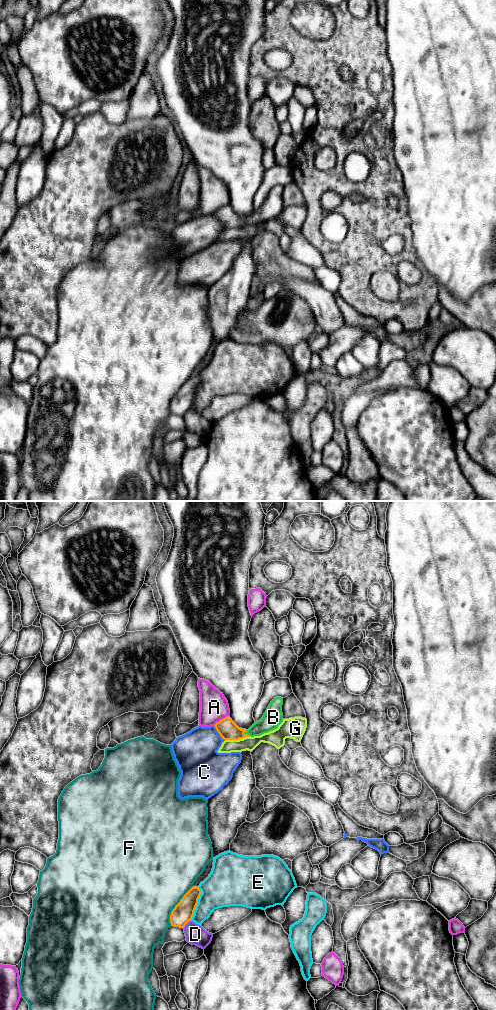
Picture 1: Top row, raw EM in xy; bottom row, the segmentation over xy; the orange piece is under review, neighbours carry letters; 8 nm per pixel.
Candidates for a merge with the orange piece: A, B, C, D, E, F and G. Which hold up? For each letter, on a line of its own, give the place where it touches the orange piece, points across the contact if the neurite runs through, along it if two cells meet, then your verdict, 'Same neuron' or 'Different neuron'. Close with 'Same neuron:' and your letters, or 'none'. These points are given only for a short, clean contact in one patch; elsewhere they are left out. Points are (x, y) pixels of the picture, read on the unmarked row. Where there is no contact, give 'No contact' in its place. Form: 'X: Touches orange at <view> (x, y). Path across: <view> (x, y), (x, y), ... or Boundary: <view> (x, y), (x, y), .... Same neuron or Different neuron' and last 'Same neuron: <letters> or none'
A: Touches orange at xy (220, 208). Different neuron
B: Touches orange at xy (246, 219). Path across: xy (228, 218), (246, 219), (265, 213), (273, 205). Same neuron
C: Touches orange at xy (218, 220). Different neuron
D: Touches orange at xy (186, 411). Different neuron
E: Touches orange at xy (197, 391). Different neuron
F: Touches orange at xy (175, 394). Different neuron
G: Touches orange at xy (237, 227). Different neuron
Same neuron: B

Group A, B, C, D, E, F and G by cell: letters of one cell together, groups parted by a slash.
A / B / C / D / E / F / G

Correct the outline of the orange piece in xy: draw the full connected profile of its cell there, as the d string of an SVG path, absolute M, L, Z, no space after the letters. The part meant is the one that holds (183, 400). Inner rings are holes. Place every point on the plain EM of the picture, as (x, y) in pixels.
M192 375L175 394L170 403L171 414L184 416L191 409L198 387L202 382L199 375Z

